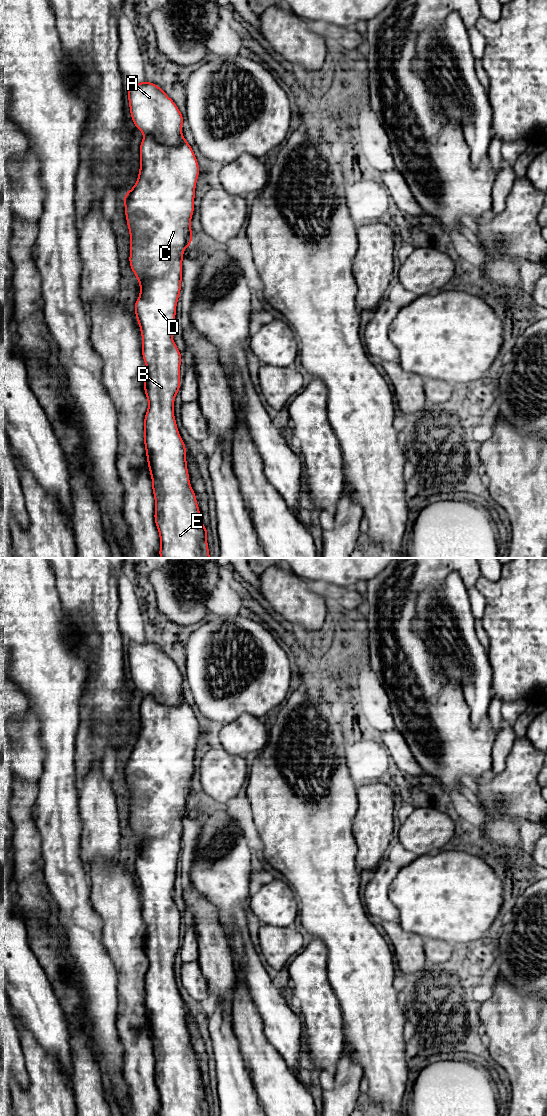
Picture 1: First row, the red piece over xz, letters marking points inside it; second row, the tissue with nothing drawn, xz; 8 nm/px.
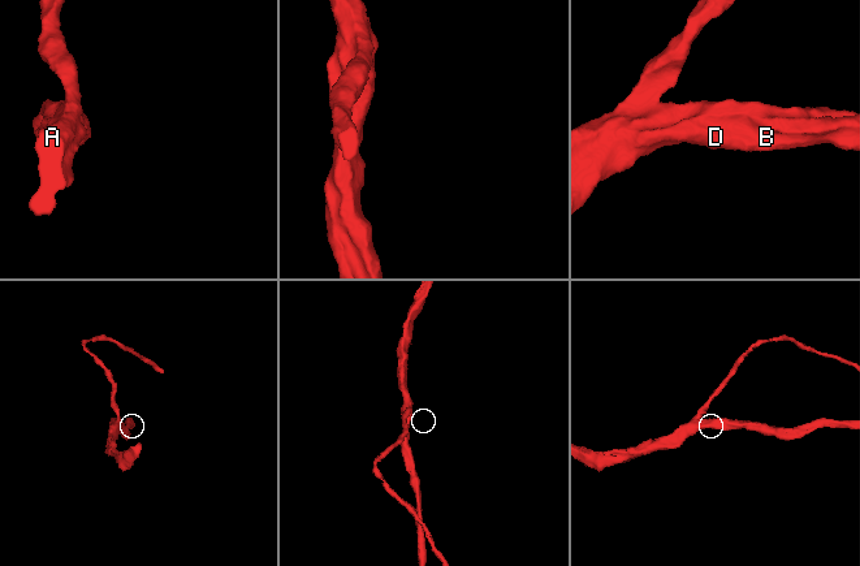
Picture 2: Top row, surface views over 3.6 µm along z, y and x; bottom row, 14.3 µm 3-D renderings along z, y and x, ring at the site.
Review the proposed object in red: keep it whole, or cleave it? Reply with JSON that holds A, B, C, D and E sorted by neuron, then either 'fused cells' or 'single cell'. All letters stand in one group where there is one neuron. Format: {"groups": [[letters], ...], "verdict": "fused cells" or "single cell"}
{"groups": [["A", "B", "C", "D", "E"]], "verdict": "single cell"}

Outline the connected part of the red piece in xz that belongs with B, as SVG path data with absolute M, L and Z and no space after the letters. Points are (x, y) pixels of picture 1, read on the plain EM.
M148 641L129 642L127 652L131 678L135 687L144 695L139 706L138 739L122 761L131 800L129 824L140 844L140 856L134 869L142 896L142 917L146 923L144 953L148 959L148 970L144 976L144 1006L155 1058L154 1080L160 1097L159 1116L210 1116L208 1090L204 1087L196 1053L190 1045L186 1005L179 994L174 976L174 960L181 944L179 932L182 914L174 903L172 894L181 851L182 820L185 816L182 810L188 809L193 800L191 778L200 733L199 724L192 707L183 697L182 683L185 679L176 663L158 645Z

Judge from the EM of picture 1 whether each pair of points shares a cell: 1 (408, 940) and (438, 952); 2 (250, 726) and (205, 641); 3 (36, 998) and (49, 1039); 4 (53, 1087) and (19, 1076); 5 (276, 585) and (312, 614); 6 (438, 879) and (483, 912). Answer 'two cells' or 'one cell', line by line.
1: two cells
2: one cell
3: one cell
4: two cells
5: one cell
6: one cell

